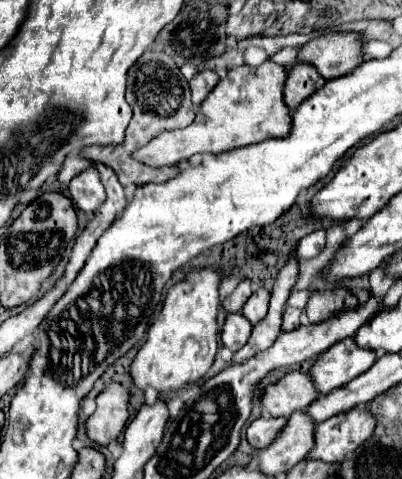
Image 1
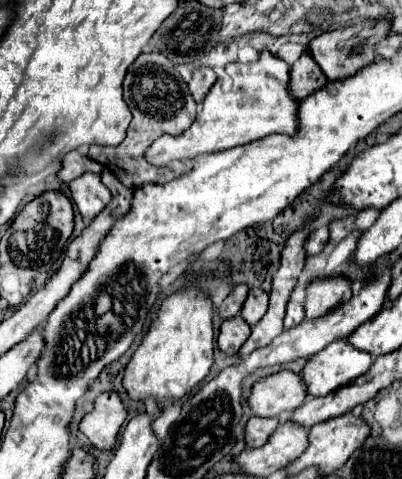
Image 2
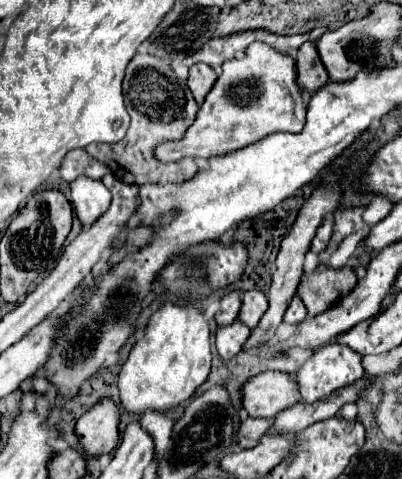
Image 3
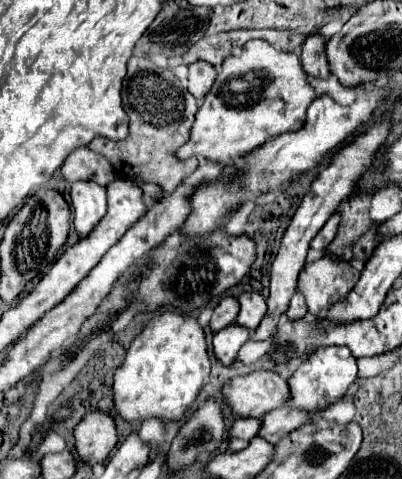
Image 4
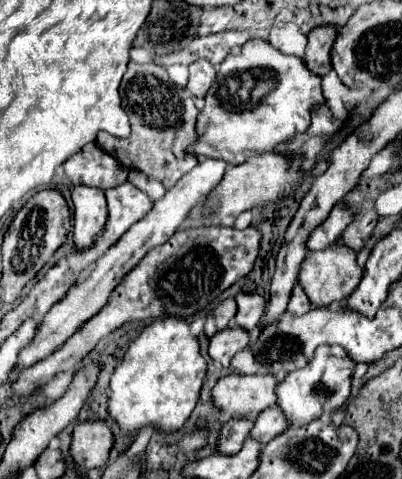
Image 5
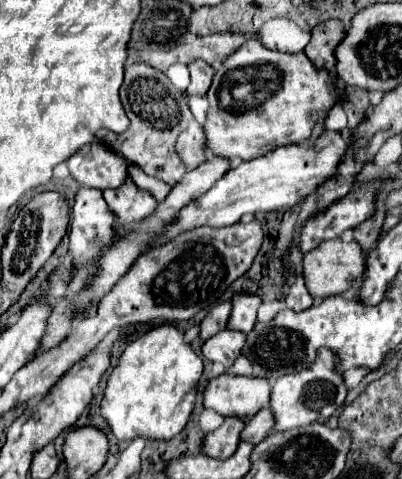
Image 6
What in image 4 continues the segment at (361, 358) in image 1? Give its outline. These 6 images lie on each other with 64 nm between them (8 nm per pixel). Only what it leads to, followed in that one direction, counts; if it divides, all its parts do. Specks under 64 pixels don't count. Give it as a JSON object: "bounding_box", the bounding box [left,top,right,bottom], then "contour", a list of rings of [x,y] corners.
{"bounding_box":[288,346,358,412],"contour":[[[320,346],[316,352],[310,354],[310,358],[292,374],[288,380],[290,384],[290,400],[288,406],[296,406],[306,412],[322,412],[328,406],[342,400],[348,392],[348,388],[358,378],[358,366],[352,352],[344,346]]]}

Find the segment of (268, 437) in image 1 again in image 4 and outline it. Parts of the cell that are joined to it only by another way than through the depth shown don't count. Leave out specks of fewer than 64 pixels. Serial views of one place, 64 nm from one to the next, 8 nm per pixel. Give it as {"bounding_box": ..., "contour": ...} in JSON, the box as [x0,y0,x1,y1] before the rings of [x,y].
{"bounding_box":[230,418,260,450],"contour":[[[240,418],[234,422],[230,430],[230,448],[232,450],[244,450],[250,440],[260,432],[260,418]]]}

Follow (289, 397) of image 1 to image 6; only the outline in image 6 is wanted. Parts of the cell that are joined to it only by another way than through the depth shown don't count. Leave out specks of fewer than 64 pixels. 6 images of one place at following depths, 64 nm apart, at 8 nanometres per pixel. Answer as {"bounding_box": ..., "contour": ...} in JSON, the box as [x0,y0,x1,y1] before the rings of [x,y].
{"bounding_box":[204,374,272,420],"contour":[[[222,374],[208,382],[204,390],[204,408],[212,408],[222,416],[250,420],[260,408],[270,404],[270,394],[272,386],[268,380]]]}

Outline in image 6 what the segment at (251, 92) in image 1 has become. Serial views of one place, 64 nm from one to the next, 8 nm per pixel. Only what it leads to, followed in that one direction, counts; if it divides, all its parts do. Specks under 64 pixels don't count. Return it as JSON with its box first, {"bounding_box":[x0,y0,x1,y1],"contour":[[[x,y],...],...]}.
{"bounding_box":[204,40,340,160],"contour":[[[246,40],[232,56],[228,56],[222,68],[216,72],[214,82],[206,94],[210,106],[204,120],[206,148],[222,158],[240,158],[252,160],[262,156],[278,146],[298,144],[310,138],[310,132],[316,124],[322,124],[328,116],[328,110],[340,100],[340,94],[330,94],[330,82],[338,82],[330,72],[316,70],[304,52],[284,54],[268,50],[260,40]]]}

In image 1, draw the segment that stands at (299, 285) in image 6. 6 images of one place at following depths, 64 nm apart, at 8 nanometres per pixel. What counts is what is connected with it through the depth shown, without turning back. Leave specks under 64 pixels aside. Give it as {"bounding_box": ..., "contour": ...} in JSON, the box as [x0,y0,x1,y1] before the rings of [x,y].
{"bounding_box":[282,306,302,332],"contour":[[[286,306],[284,316],[282,316],[282,332],[290,332],[290,330],[298,328],[300,326],[300,314],[302,314],[302,310]]]}

